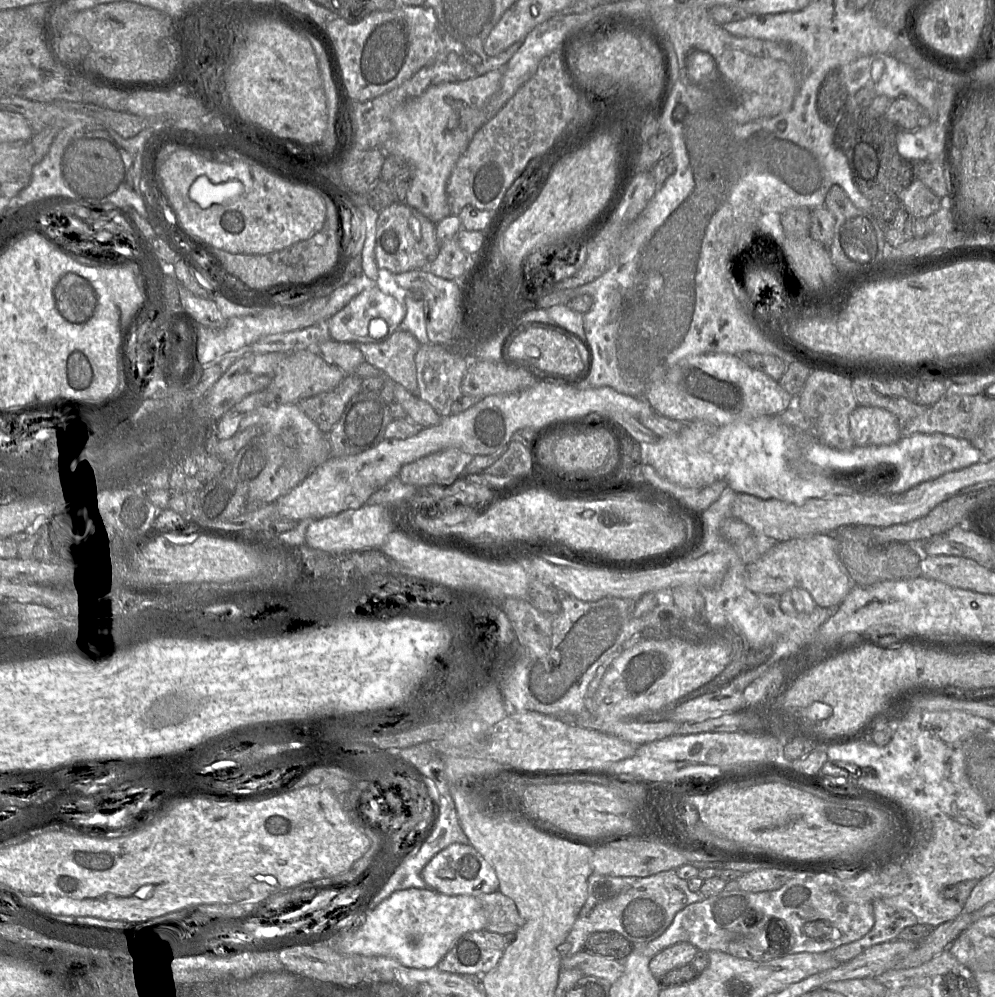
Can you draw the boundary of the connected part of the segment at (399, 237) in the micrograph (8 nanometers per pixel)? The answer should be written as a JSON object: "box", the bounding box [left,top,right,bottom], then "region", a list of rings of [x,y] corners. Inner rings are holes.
{"box":[375,202,439,273],"region":[[[394,202],[379,211],[376,222],[375,260],[379,269],[391,273],[426,268],[436,257],[439,241],[435,224],[405,202]]]}

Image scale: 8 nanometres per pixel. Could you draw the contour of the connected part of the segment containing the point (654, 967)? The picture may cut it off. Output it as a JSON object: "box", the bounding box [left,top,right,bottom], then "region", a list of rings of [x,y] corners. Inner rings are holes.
{"box":[650,942,698,980],"region":[[[688,942],[676,943],[650,960],[650,971],[658,980],[670,970],[691,964],[698,949]]]}

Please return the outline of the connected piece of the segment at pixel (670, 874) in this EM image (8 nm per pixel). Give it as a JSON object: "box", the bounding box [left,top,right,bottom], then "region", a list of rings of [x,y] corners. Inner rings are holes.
{"box":[566,869,704,956],"region":[[[676,869],[648,877],[611,877],[592,873],[588,878],[587,900],[566,938],[571,944],[567,956],[583,951],[588,937],[596,932],[617,932],[633,944],[652,941],[671,925],[679,911],[704,899],[700,891],[690,891],[687,880],[681,879]]]}

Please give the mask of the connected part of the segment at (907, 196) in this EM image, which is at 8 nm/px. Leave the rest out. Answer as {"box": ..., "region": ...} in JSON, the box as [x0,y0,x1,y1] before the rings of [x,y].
{"box":[903,179,942,219],"region":[[[914,179],[903,193],[903,207],[915,219],[926,219],[941,206],[942,200],[919,180]]]}

